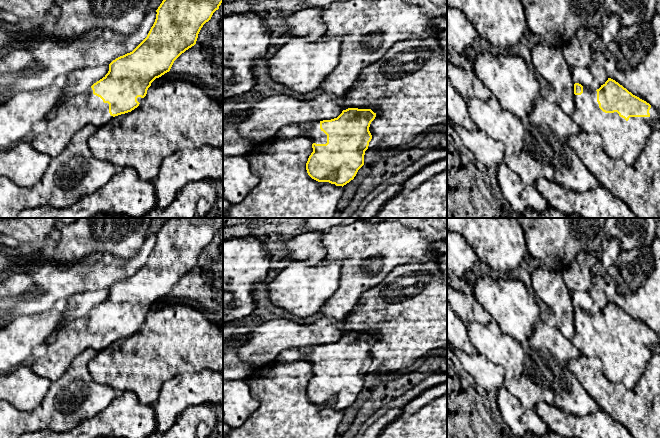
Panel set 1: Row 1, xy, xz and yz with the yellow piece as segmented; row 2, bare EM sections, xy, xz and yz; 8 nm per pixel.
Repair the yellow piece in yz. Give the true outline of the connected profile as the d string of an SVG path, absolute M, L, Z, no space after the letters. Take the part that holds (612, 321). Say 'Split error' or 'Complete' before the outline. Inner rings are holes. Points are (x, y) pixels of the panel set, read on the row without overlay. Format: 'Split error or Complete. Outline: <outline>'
Split error. Outline: M611 302L597 314L575 307L574 318L576 333L570 340L572 344L581 355L596 357L608 380L632 389L641 378L652 355L649 337L651 329Z

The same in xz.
Split error. Outline: M348 332L337 342L300 348L300 360L313 366L313 376L306 387L308 399L318 406L329 406L342 411L353 404L364 389L365 375L372 363L369 351L375 341L376 337L371 333Z

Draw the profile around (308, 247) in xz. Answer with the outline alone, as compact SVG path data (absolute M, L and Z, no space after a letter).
M303 232L285 243L285 254L293 261L317 265L326 255L323 233Z

